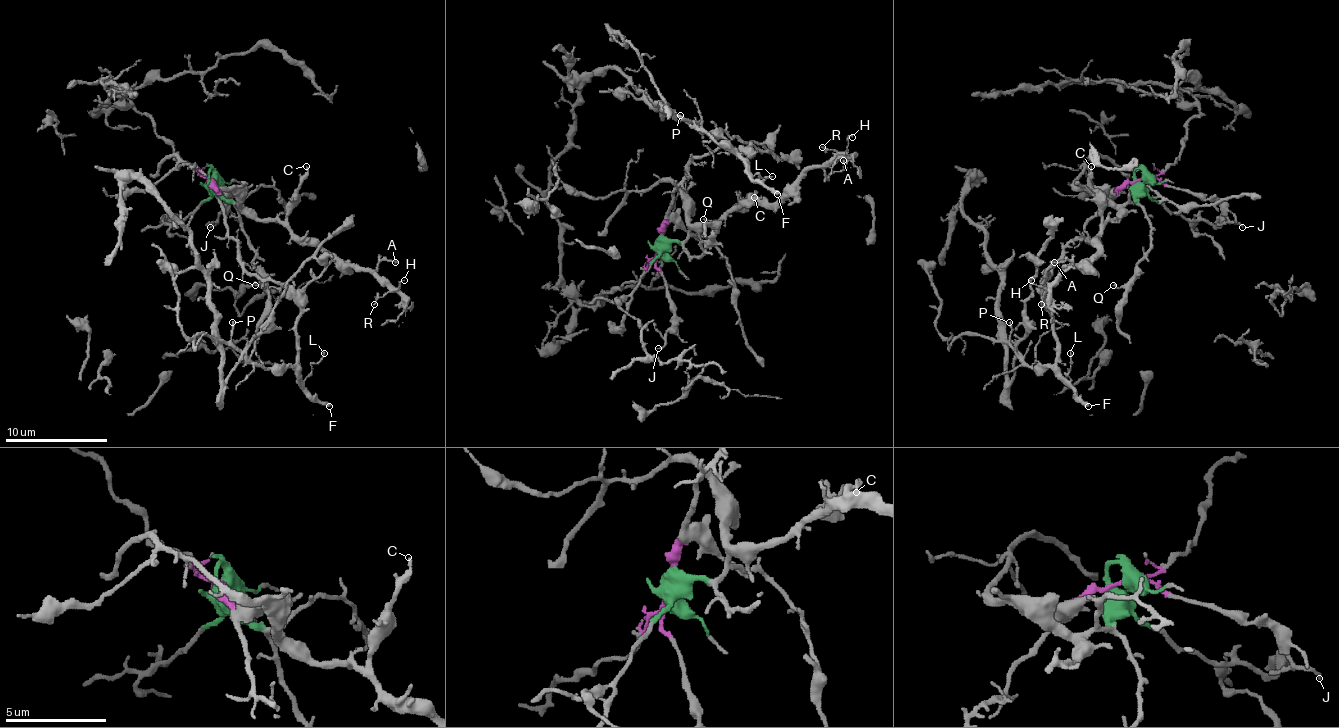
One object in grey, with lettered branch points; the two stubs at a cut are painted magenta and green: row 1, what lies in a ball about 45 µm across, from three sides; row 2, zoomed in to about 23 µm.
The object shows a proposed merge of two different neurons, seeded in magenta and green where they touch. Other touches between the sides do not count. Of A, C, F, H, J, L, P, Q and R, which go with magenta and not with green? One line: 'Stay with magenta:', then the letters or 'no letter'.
Stay with magenta: F, J, L, P

